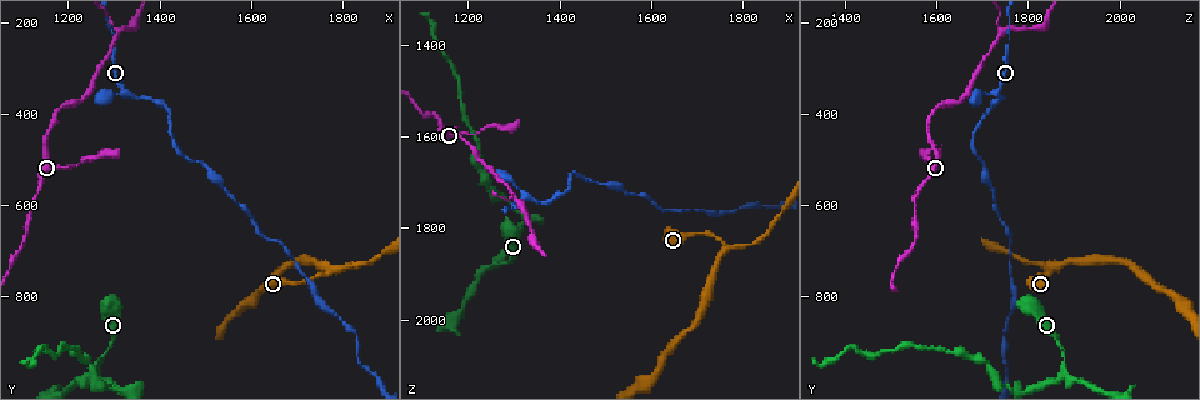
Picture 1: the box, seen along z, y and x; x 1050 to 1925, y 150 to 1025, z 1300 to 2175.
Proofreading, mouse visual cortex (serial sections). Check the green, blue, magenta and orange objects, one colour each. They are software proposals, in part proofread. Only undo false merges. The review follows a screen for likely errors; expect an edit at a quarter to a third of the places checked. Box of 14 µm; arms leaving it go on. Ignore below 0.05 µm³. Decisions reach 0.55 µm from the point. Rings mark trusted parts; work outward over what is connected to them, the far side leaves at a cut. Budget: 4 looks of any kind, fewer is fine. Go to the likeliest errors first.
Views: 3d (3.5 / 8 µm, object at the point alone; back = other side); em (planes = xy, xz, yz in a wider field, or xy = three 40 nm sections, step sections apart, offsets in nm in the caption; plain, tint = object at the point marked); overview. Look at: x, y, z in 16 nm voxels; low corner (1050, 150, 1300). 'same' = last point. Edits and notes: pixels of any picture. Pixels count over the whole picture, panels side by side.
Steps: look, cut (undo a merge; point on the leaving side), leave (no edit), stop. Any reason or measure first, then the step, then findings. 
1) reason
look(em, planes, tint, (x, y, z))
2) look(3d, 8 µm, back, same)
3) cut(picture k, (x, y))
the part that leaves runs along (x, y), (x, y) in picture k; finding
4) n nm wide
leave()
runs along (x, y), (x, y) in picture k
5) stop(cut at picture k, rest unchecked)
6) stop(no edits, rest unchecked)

sharp bend
look(3d, 3.5 µm, back, (1760, 755, 1850))

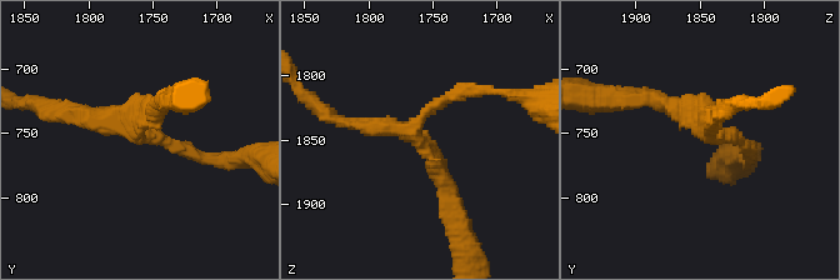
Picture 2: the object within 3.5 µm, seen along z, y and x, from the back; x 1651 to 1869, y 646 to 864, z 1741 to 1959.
3 arms; arms of 200, 200, 250 nm; need the tissue
look(em, xy, step 1, tint, (1764, 746, 1844))

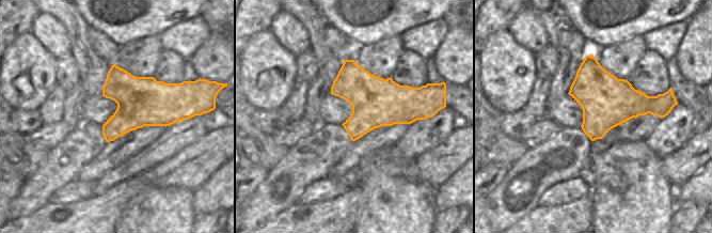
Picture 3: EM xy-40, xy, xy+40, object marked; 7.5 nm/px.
leave()
runs along (749, 154), (650, 96) in picture 2; all the same cell

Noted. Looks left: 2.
arms part here
look(3d, 3.5 µm, (1315, 225, 1735))

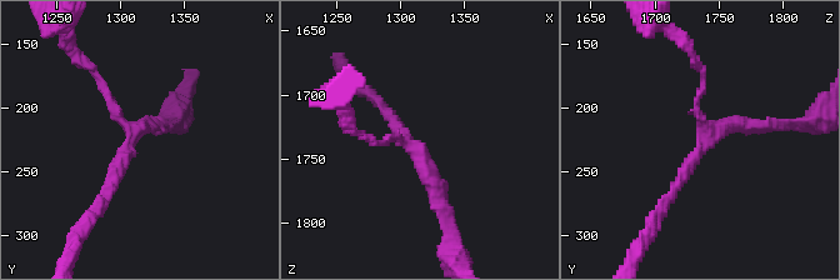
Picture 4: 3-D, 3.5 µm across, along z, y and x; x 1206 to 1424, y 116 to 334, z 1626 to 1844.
3 arms; arms of 100, 150, 200 nm; shape alone is not enough
look(em, xy, step 1, tint, (1310, 220, 1742))

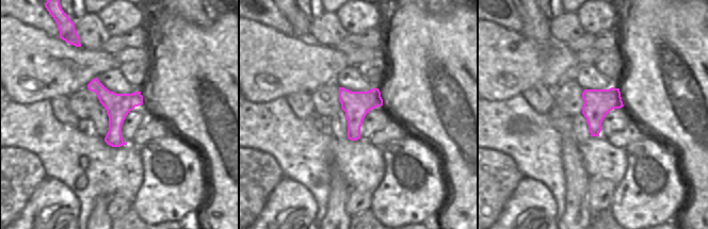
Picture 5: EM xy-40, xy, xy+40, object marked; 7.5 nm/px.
leave()
runs along (669, 199), (710, 130), (778, 126) in picture 4; one cell here

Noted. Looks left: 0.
stop(no edits, rest unchecked)

